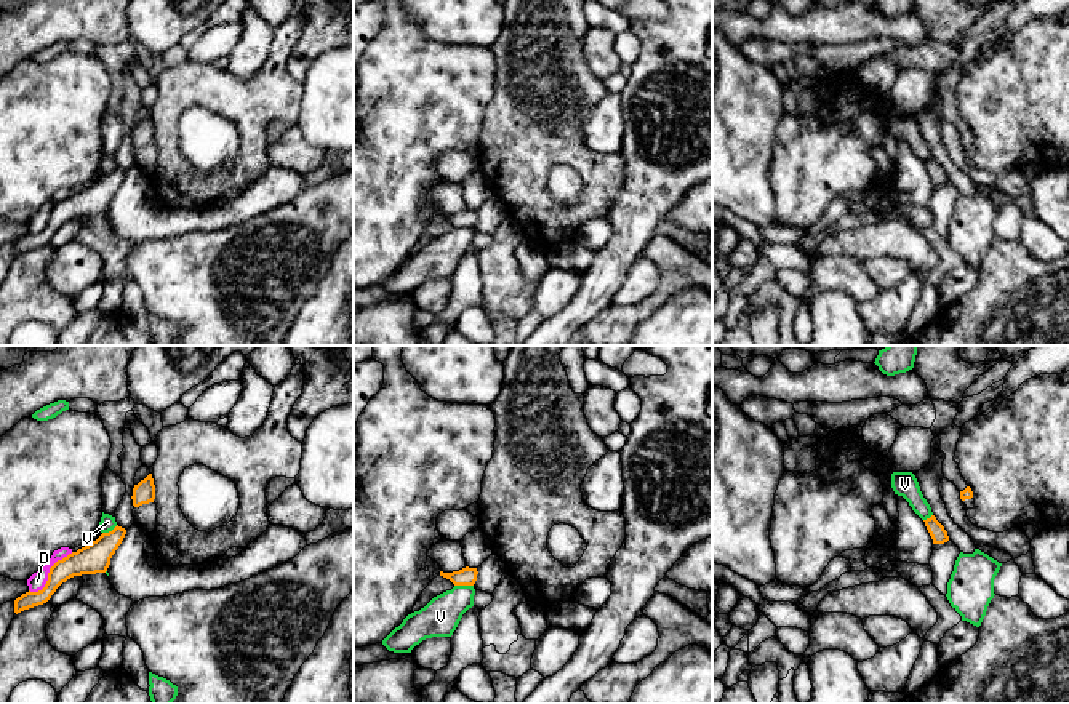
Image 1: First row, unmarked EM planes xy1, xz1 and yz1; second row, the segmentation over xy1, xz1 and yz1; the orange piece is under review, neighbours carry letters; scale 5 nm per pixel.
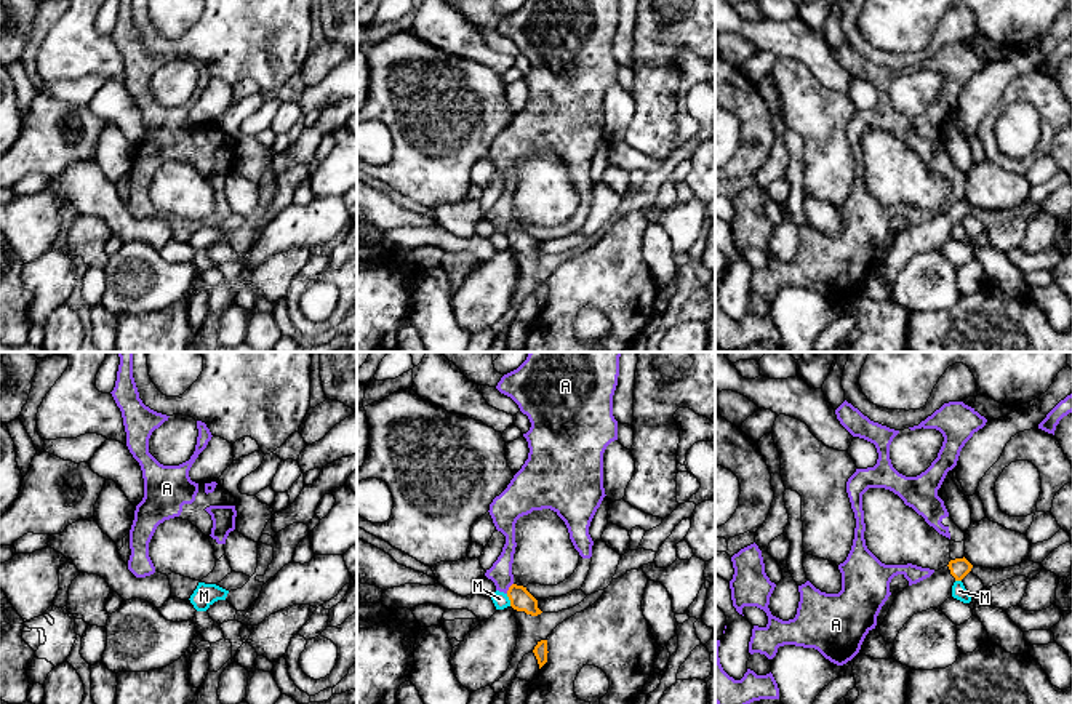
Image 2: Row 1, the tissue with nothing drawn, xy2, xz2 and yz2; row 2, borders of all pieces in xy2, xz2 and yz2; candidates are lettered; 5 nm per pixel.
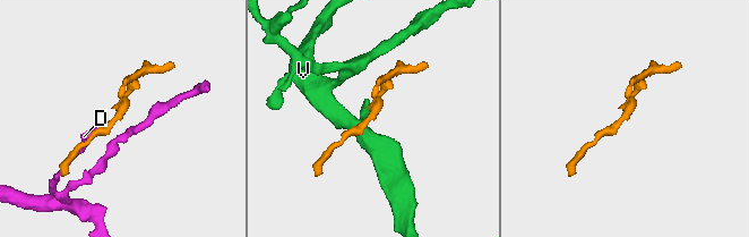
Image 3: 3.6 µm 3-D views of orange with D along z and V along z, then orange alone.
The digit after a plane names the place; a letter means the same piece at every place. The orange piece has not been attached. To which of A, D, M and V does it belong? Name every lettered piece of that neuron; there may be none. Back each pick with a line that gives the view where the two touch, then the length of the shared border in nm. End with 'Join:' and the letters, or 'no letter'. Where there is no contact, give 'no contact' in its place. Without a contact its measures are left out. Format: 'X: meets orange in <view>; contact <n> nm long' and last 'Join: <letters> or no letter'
Join: no letter

